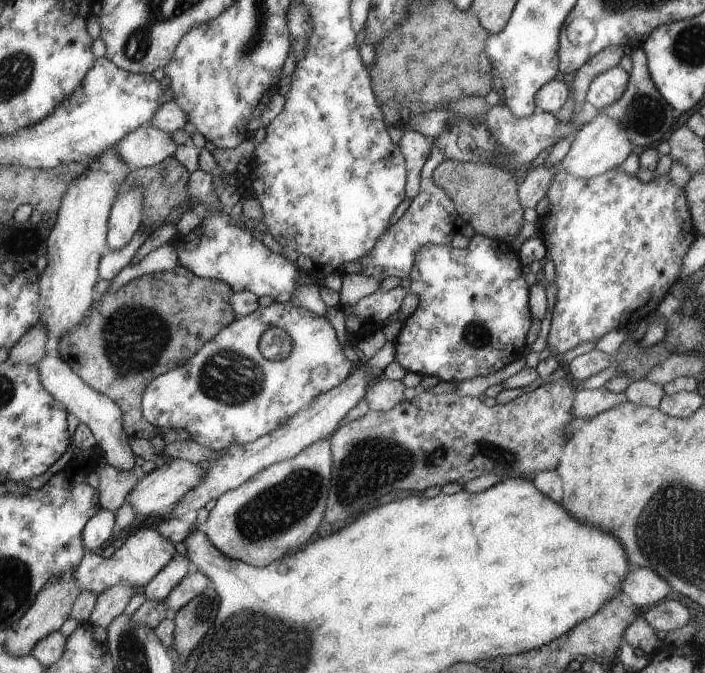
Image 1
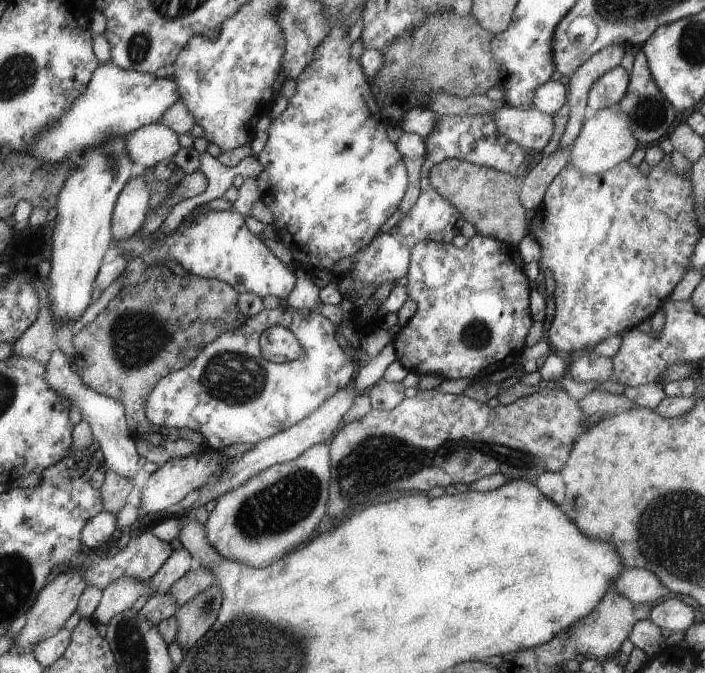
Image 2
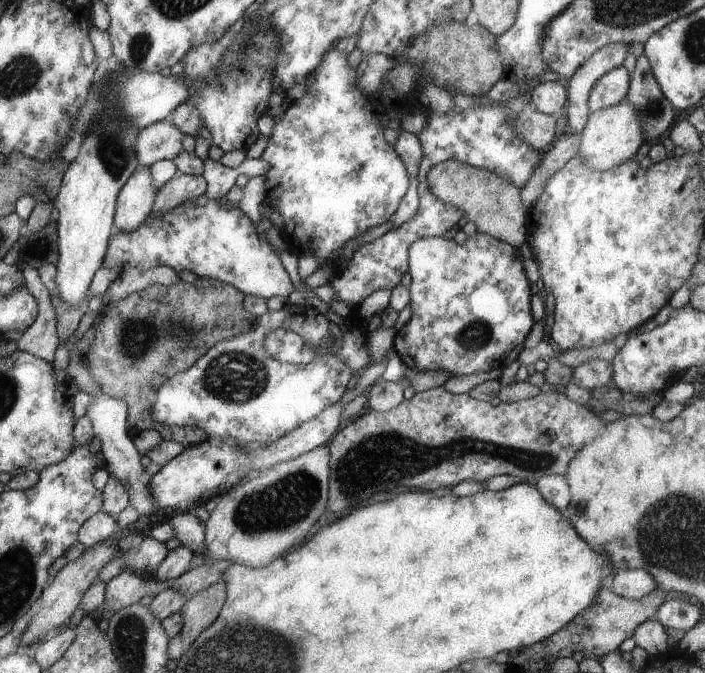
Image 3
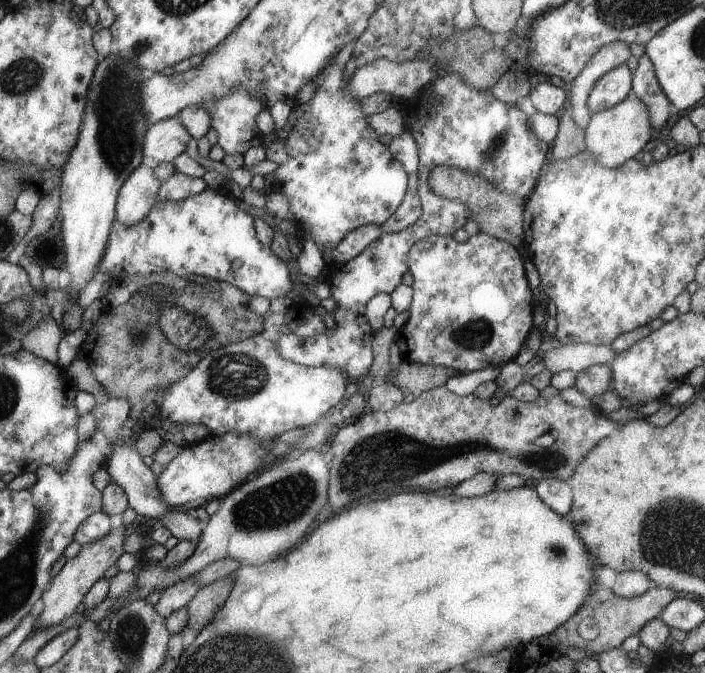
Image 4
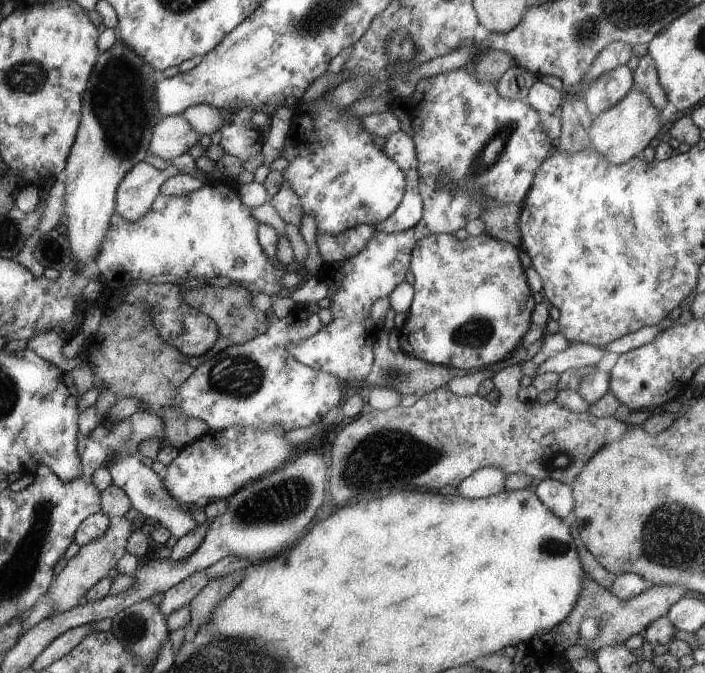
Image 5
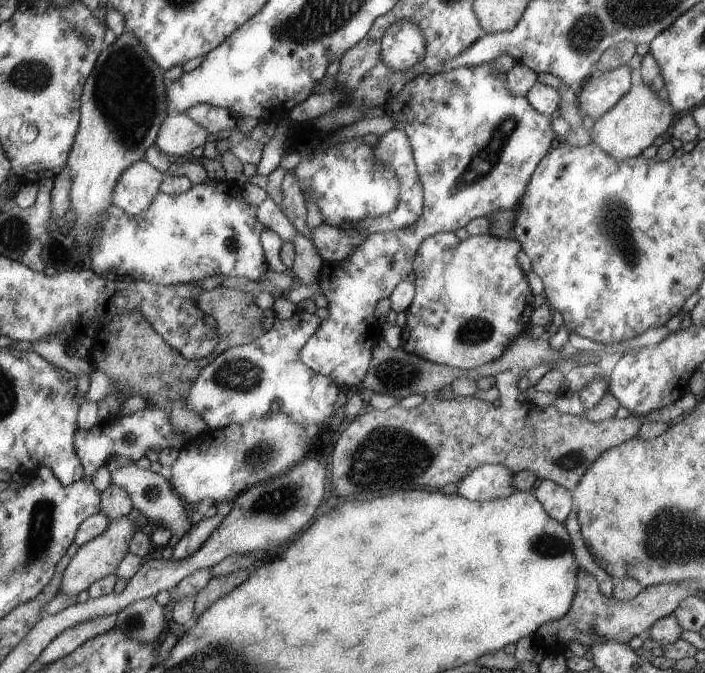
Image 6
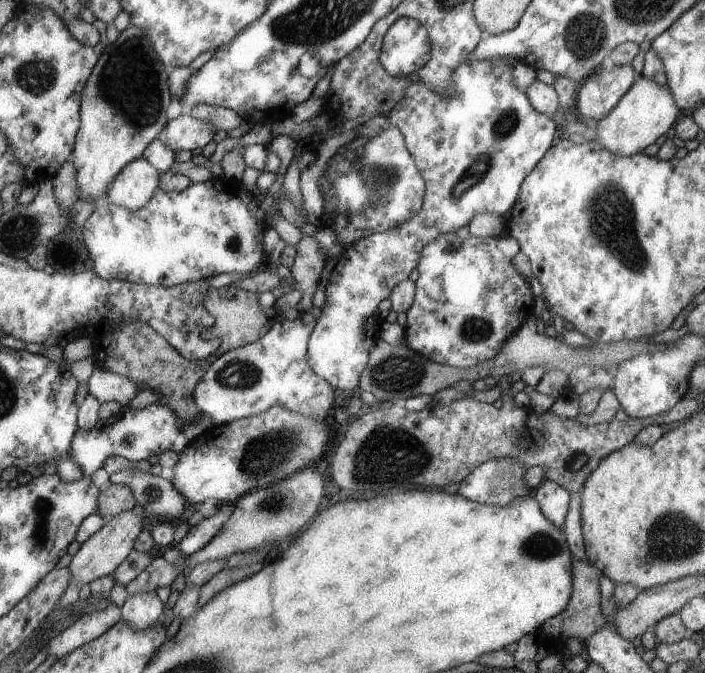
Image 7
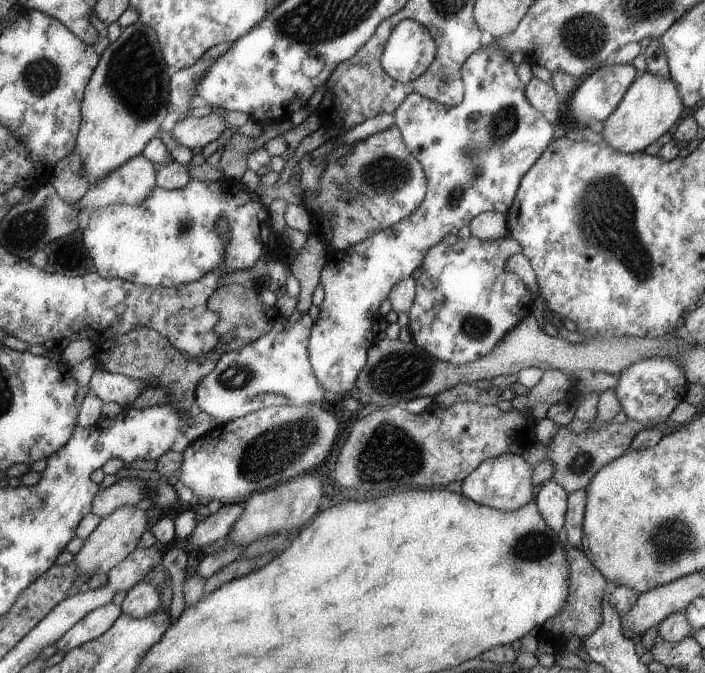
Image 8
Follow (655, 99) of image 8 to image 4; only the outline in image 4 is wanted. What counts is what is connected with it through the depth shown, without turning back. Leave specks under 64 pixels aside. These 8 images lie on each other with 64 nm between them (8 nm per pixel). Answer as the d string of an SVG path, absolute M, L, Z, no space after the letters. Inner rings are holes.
M630 94L622 102L616 104L615 107L591 113L590 124L584 129L585 150L592 152L592 156L600 164L606 165L608 168L618 168L630 158L634 159L636 154L646 146L646 142L654 134L654 127L651 110L644 104L644 100Z

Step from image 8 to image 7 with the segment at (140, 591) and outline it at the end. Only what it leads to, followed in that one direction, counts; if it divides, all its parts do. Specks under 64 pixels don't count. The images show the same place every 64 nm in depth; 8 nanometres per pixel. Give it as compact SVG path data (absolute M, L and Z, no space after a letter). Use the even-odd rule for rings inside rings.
M138 592L136 596L127 598L122 608L122 619L136 626L136 630L148 630L163 621L165 609L163 602L155 592Z

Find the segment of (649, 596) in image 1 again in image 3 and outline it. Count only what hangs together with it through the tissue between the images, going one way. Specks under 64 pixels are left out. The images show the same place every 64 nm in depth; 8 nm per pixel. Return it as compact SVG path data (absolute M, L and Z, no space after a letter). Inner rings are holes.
M617 569L614 573L611 590L619 593L620 596L640 600L640 598L648 596L650 592L658 590L658 584L656 584L654 577L650 576L646 570Z

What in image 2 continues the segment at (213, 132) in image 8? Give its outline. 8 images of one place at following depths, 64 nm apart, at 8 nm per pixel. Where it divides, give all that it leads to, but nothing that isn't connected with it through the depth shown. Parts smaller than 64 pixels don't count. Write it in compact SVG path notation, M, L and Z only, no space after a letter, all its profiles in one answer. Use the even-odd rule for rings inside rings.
M147 124L146 127L128 135L128 152L136 164L153 169L158 162L172 159L180 150L178 135L178 132L164 124Z

